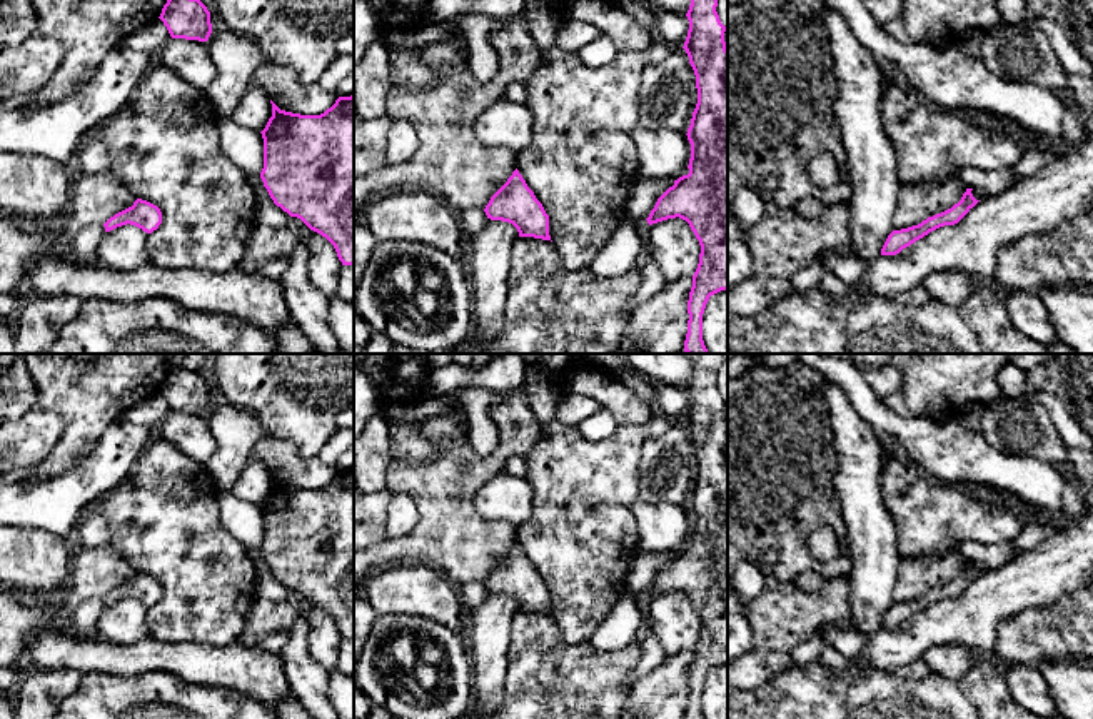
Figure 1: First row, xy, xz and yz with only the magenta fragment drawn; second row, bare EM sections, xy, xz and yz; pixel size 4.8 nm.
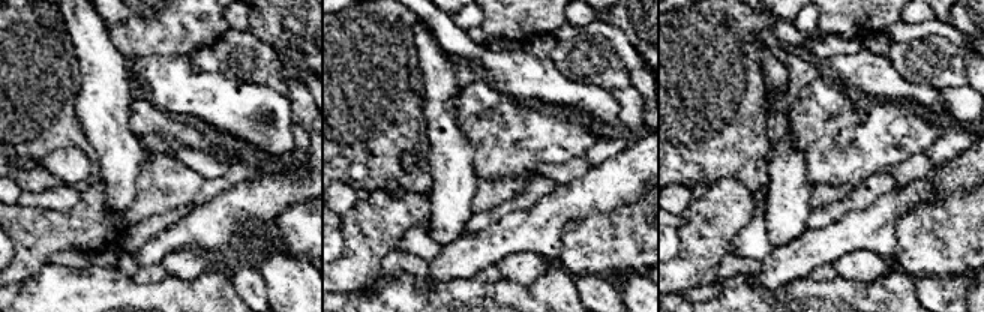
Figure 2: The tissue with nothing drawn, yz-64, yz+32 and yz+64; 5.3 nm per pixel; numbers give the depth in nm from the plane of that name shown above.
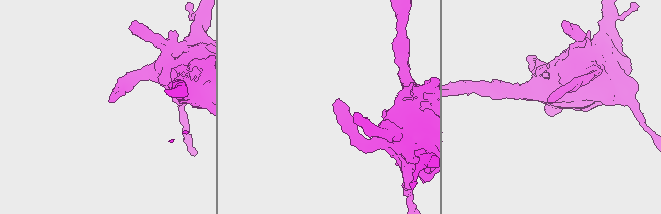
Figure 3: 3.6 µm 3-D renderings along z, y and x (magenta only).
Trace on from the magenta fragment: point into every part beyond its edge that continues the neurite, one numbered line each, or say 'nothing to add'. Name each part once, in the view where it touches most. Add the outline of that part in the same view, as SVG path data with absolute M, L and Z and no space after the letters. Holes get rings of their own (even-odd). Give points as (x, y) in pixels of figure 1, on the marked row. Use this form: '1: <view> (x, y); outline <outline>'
nothing to add

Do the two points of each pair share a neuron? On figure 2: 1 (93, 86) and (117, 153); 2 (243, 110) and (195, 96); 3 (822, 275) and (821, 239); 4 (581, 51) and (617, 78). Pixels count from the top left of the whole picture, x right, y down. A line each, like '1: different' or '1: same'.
1: same
2: same
3: different
4: same

